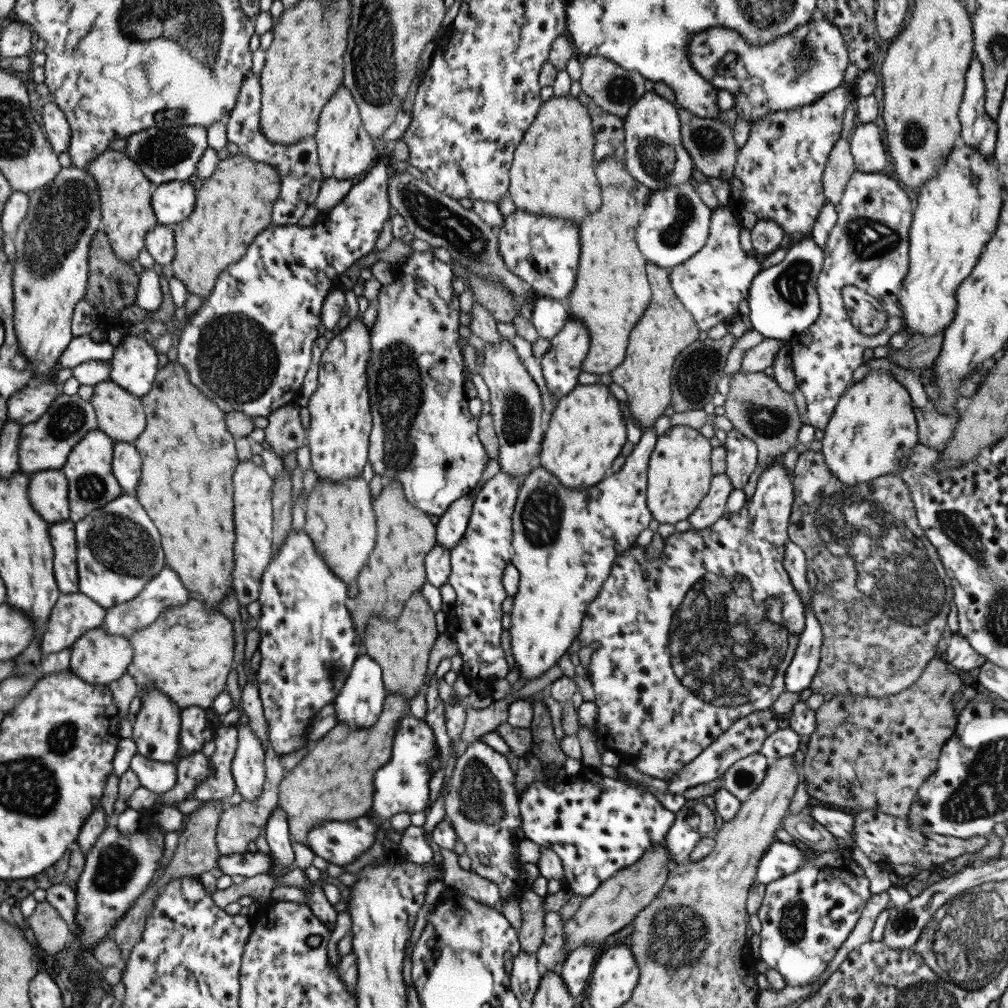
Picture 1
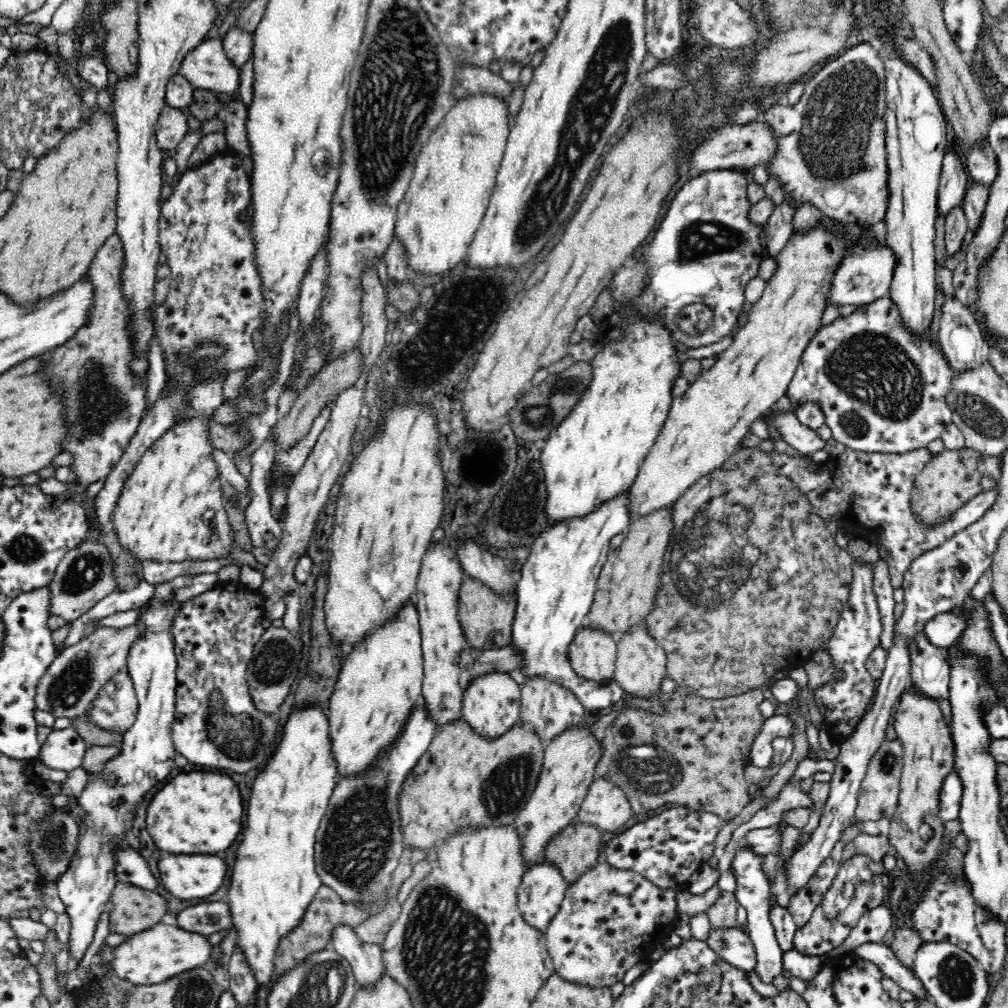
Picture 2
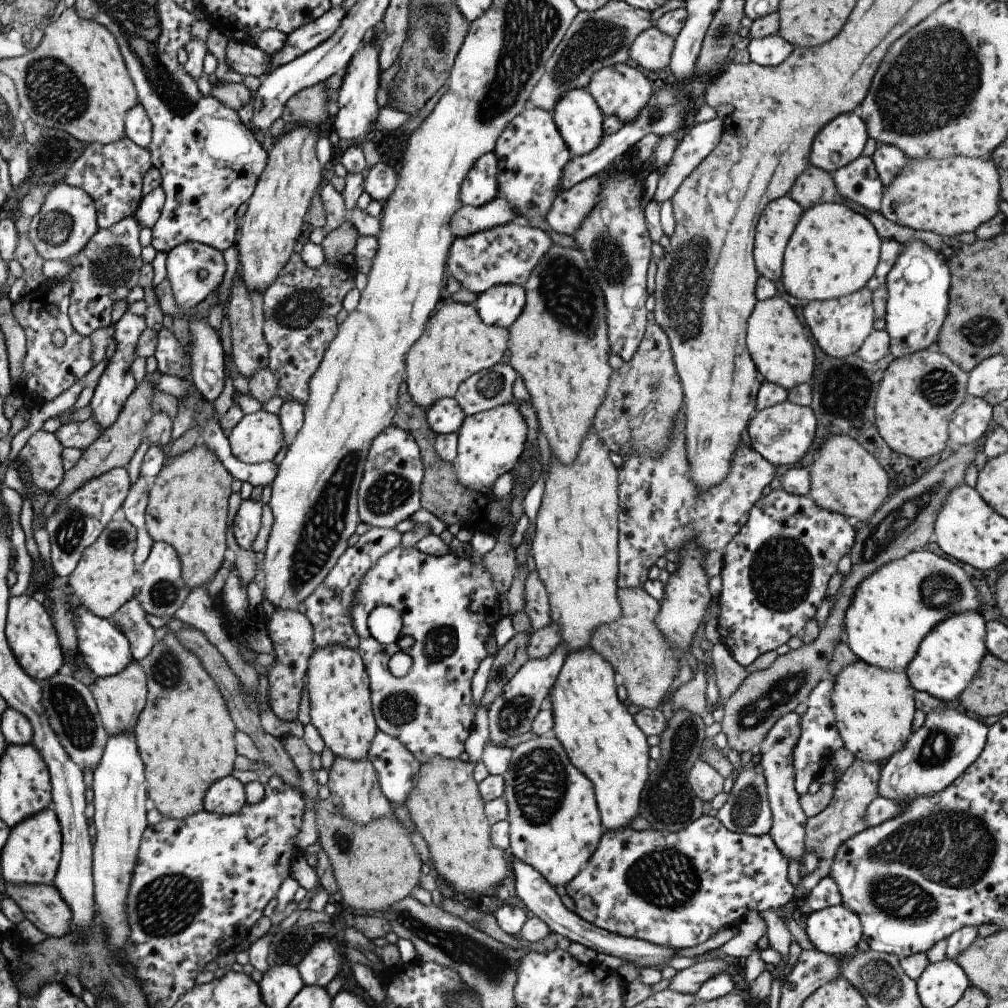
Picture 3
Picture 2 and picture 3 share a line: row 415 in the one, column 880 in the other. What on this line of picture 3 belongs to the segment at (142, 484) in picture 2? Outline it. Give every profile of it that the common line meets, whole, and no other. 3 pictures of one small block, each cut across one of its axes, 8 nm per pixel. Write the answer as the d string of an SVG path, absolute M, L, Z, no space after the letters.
M953 156L945 159L910 159L907 158L906 166L894 176L890 186L884 186L882 190L882 200L880 212L885 218L894 222L894 206L896 206L896 224L909 226L916 230L928 230L941 234L942 236L956 236L962 232L972 232L980 224L986 224L992 220L998 212L1000 206L1000 175L998 167L993 159L982 160L982 158L972 158L967 156Z

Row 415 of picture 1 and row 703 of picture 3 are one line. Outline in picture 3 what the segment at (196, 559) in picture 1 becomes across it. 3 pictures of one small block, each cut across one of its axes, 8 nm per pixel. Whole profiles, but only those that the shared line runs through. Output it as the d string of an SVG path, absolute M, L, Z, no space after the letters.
M174 632L157 641L150 654L138 661L147 676L147 701L134 728L135 741L144 763L147 795L150 806L168 819L182 819L204 809L206 790L234 770L237 728L230 716L224 697L198 656L186 650Z

